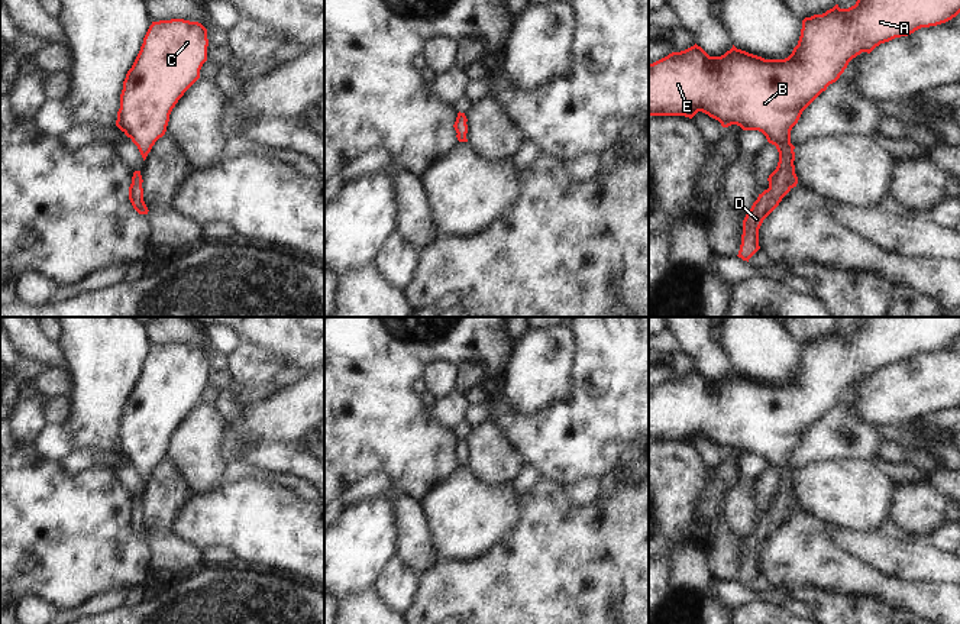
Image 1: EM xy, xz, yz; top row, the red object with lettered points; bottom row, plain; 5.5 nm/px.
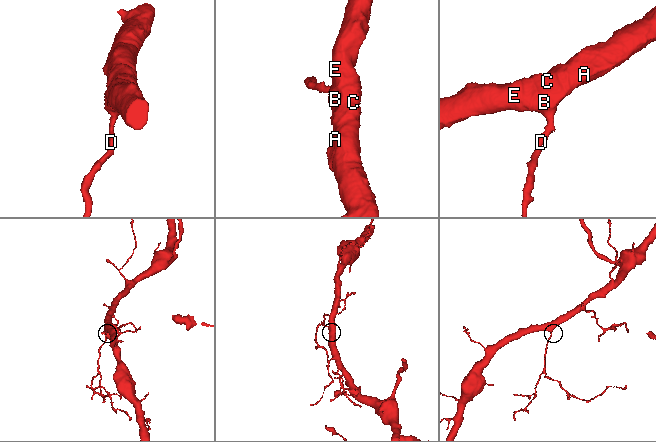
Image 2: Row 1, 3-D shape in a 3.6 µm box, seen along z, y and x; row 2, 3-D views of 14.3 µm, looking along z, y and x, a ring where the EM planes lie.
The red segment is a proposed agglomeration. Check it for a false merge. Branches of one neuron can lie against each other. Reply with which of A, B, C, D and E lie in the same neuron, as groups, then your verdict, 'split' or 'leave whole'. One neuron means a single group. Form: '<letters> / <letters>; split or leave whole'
A B C D E; leave whole

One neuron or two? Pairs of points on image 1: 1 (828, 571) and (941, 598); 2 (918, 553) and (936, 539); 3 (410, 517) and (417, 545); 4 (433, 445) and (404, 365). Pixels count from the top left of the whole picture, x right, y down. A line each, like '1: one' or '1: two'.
1: one
2: two
3: one
4: one

